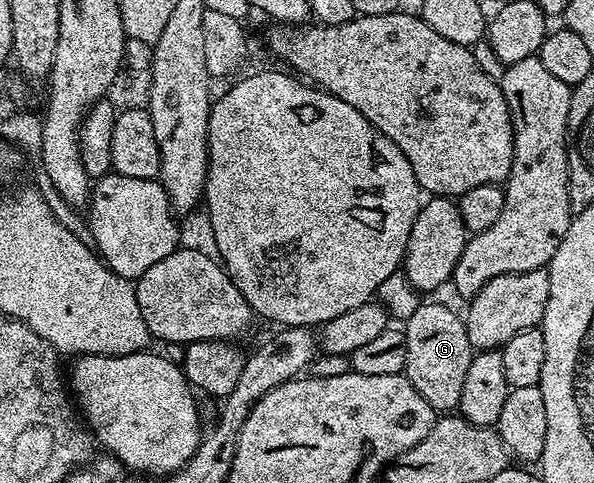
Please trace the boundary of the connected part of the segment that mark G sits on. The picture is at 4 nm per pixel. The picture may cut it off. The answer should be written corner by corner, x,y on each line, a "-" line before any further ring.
419,303
416,314
404,321
406,333
406,345
408,346
408,358
406,359
406,371
404,375
412,386
416,386
416,394
428,402
428,406
434,408
435,413
450,414
457,409
460,402
460,394
464,390
464,377
468,375
468,366
472,366
472,358
476,350
470,345
466,321
461,315
458,316
446,304

